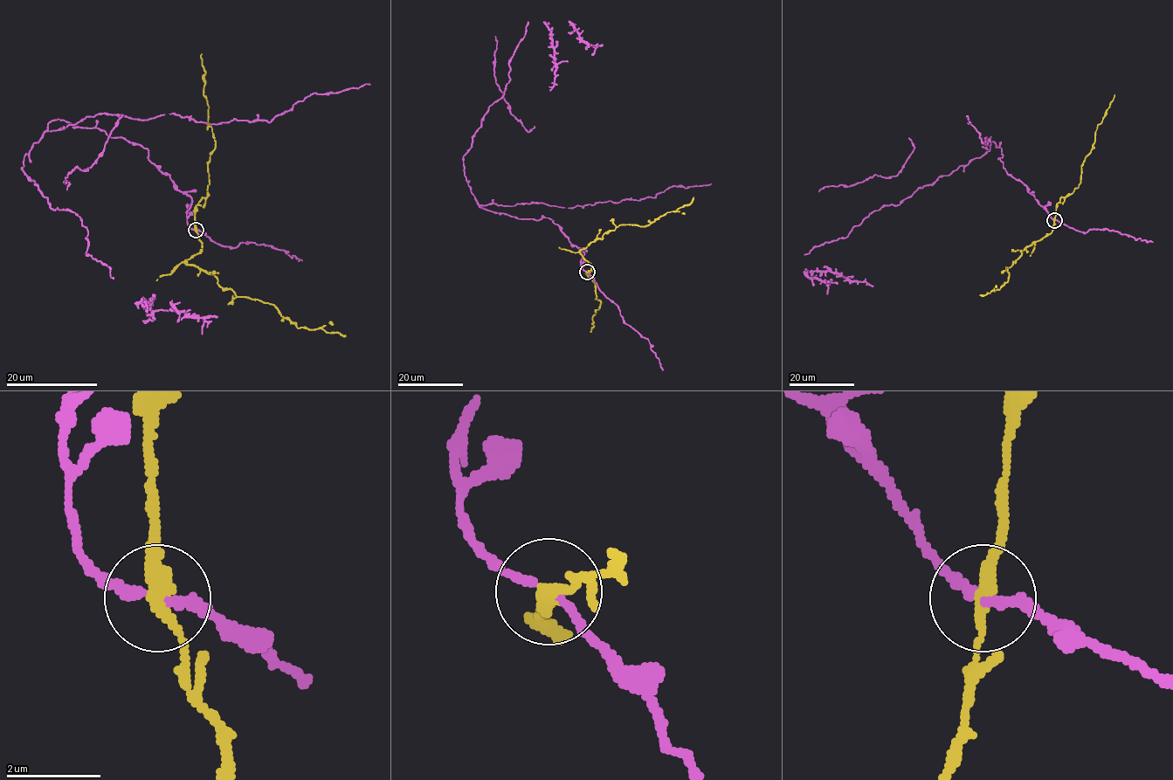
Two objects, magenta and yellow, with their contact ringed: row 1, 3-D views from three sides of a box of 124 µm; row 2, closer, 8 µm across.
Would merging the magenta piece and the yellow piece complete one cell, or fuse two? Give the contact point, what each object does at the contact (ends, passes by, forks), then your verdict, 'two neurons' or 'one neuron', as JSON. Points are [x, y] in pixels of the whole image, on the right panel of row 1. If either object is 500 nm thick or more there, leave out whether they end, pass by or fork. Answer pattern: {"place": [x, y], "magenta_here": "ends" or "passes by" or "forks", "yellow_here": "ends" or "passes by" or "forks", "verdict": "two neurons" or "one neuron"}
{"place": [1054, 220], "magenta_here": "passes by", "yellow_here": "passes by", "verdict": "two neurons"}

